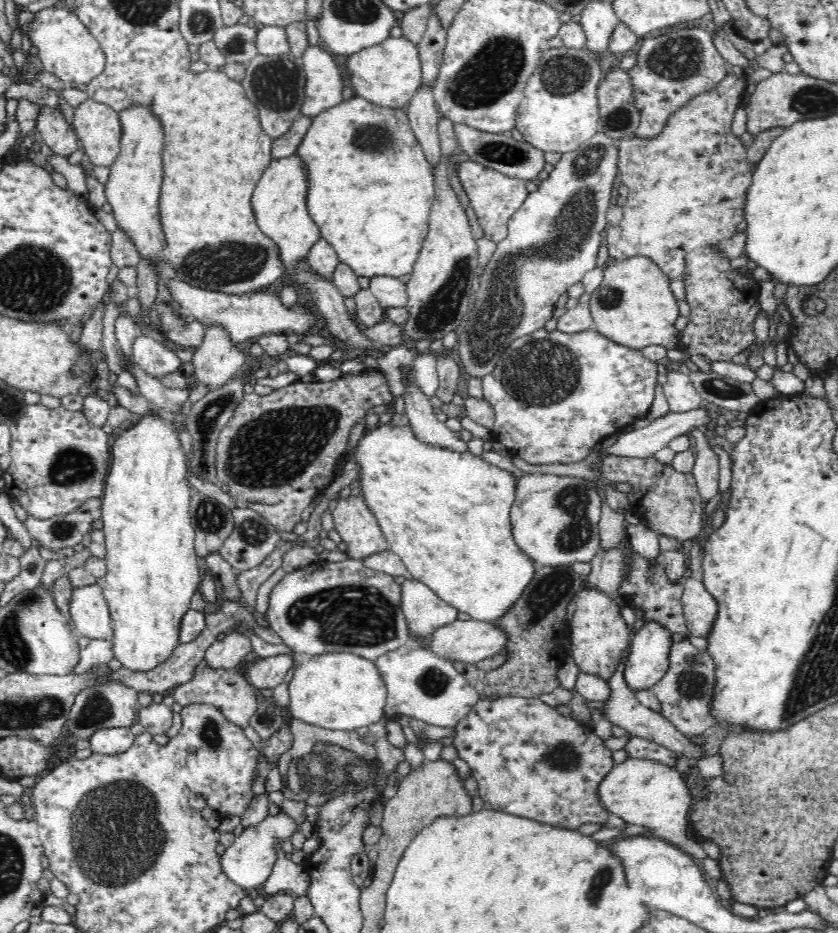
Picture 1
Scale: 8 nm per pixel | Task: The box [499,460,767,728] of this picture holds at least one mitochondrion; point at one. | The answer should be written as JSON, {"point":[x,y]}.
{"point":[572,503]}

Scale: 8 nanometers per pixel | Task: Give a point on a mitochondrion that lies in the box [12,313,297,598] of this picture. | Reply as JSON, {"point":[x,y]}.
{"point":[72,465]}

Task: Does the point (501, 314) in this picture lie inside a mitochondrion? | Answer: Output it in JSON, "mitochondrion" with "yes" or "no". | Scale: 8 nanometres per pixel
{"mitochondrion":"yes"}

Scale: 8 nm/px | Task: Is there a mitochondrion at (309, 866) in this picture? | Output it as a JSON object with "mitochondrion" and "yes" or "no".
{"mitochondrion":"no"}

